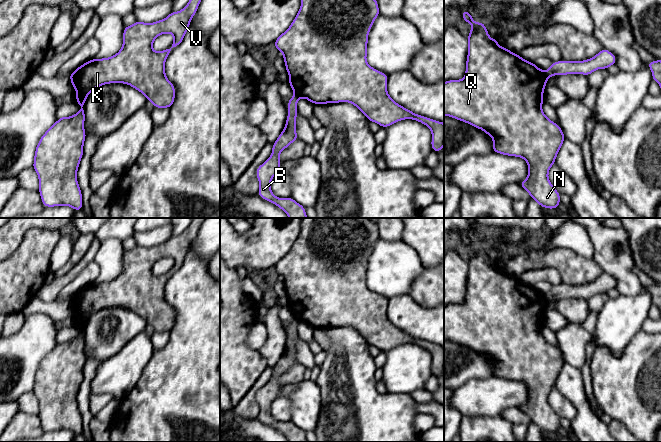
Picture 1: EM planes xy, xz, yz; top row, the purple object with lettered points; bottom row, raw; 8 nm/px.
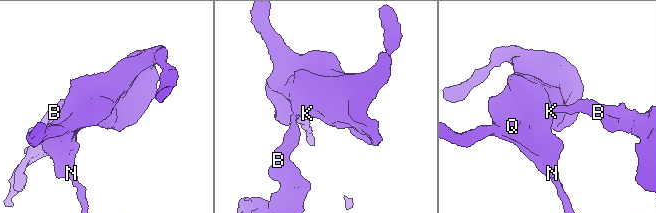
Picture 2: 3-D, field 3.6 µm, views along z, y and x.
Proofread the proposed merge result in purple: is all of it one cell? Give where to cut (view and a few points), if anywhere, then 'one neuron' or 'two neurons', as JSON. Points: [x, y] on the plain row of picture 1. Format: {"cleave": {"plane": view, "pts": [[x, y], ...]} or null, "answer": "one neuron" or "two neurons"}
{"cleave": {"plane": "yz", "pts": [[545, 296], [548, 301]]}, "answer": "two neurons"}

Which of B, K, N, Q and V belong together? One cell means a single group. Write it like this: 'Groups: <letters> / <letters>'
Groups: B / K N Q V

